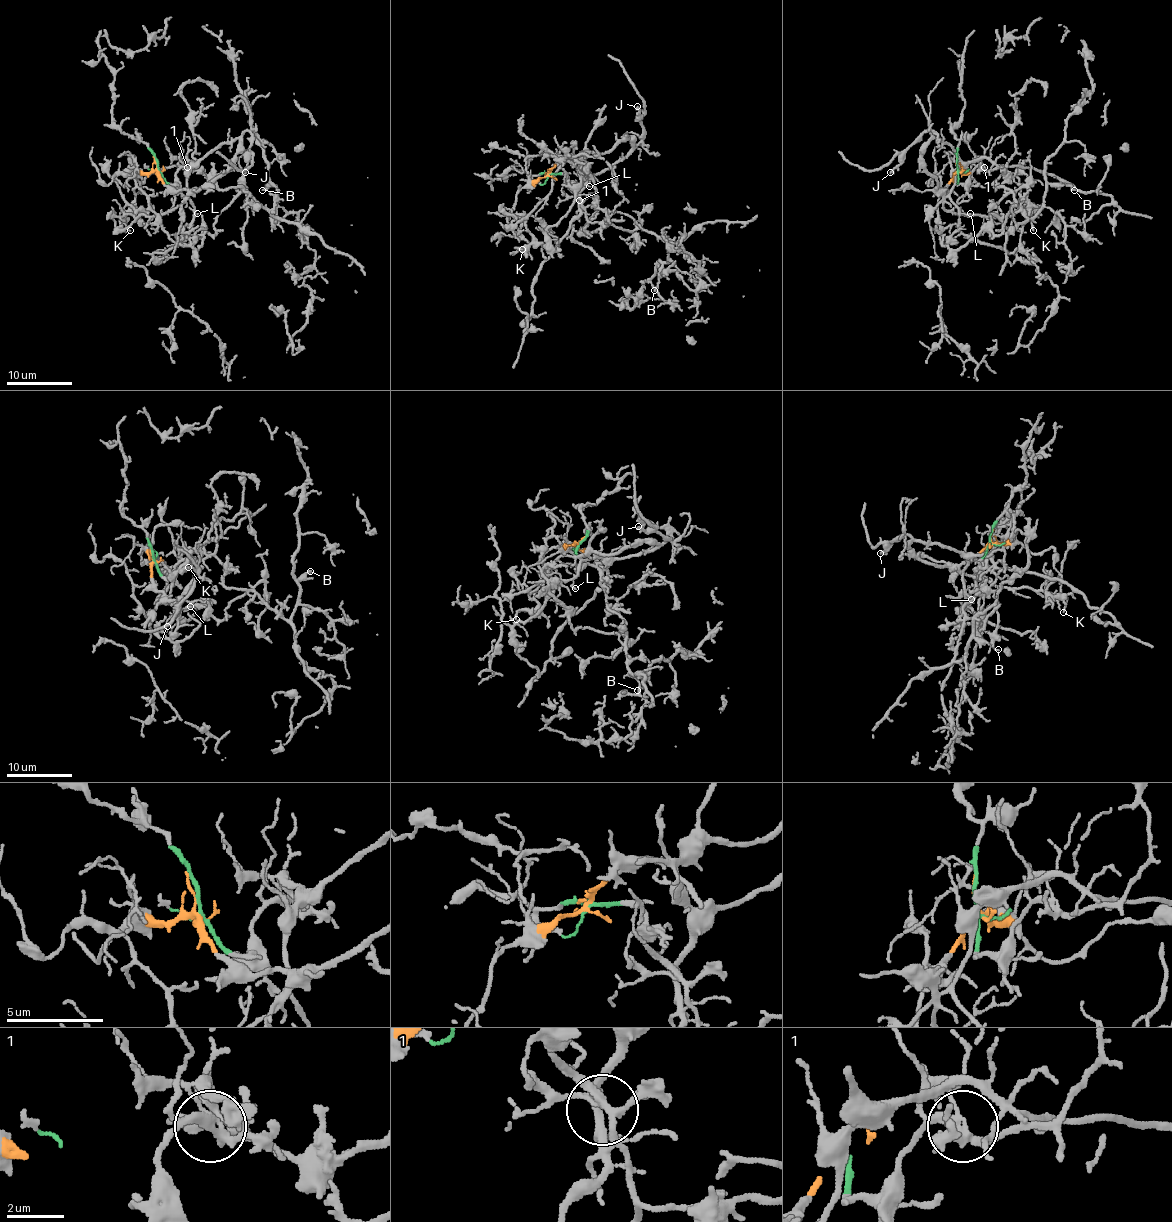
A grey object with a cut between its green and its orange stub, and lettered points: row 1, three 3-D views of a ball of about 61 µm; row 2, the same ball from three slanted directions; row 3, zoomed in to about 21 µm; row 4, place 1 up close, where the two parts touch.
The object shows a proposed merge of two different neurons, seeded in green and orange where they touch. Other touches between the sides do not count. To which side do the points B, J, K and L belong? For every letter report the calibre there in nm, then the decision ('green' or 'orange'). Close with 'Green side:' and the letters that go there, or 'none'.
B: 120 nm thick; green
J: 180 nm thick; orange
K: 120 nm thick; orange
L: 140 nm thick; orange
Green side: B

